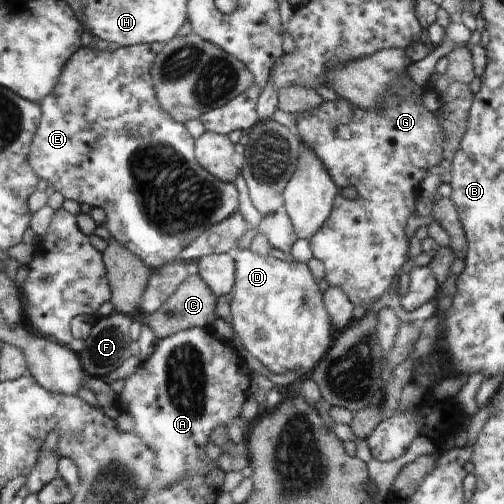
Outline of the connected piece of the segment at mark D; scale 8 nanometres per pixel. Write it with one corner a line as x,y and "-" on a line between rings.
250,249
228,250
227,254
233,258
236,266
236,282
231,290
232,302
229,303
231,324
244,348
274,374
298,371
301,379
307,378
330,350
332,336
337,331
324,306
323,293
318,286
320,282
316,282
306,262
296,262
291,254
283,259
259,256

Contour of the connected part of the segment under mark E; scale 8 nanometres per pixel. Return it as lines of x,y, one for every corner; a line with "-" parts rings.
142,43
134,46
119,47
113,52
98,51
88,47
82,47
69,58
68,64
61,76
61,82
44,101
39,102
42,106
42,120
37,126
30,143
29,161
33,169
41,175
48,186
54,186
56,192
60,192
66,200
73,200
78,204
88,204
89,206
101,208
106,214
105,227
109,230
111,240
122,246
126,246
133,254
138,255
146,266
153,270
159,269
163,265
172,263
189,244
192,244
198,236
208,232
212,226
220,224
222,220
230,218
234,212
238,212
238,189
234,182
222,182
210,172
204,170
195,157
195,138
187,132
186,126
182,122
176,122
167,112
162,110
154,92
150,69
154,66
154,60
158,52
162,50
164,43

